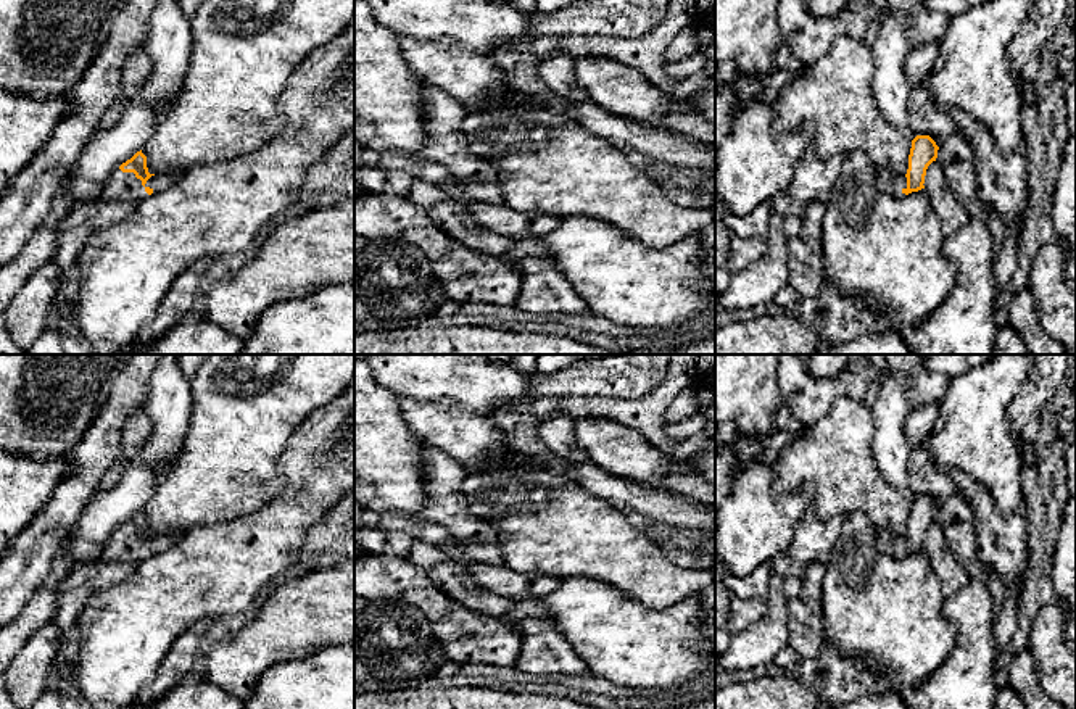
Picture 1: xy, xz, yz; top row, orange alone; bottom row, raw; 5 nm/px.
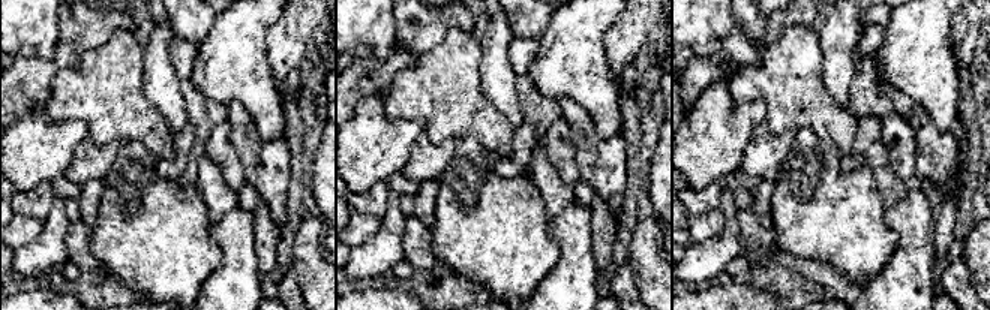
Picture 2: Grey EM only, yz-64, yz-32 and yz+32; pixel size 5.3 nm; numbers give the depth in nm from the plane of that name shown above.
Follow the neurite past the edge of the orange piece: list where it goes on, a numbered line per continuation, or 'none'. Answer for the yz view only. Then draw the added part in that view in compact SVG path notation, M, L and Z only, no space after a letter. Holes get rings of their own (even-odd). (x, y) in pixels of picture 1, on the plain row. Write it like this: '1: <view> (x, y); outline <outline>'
1: yz (899, 543); outline M894 537L894 541L891 545L891 554L894 558L905 558L905 554L902 553L904 549L907 549L907 538L905 537Z

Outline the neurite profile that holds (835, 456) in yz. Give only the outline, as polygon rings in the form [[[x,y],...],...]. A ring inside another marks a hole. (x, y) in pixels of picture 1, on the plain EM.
[[[841,396],[826,416],[780,450],[775,491],[799,491],[809,483],[818,519],[862,511],[894,537],[905,537],[912,501],[878,469],[873,435],[871,406]]]

